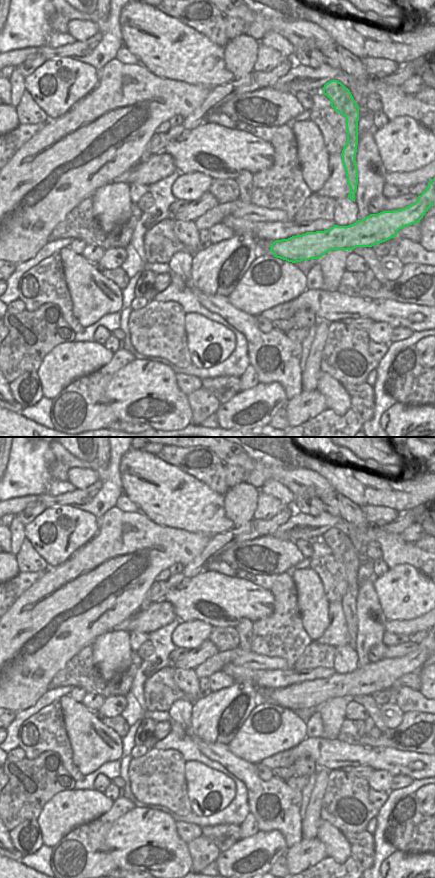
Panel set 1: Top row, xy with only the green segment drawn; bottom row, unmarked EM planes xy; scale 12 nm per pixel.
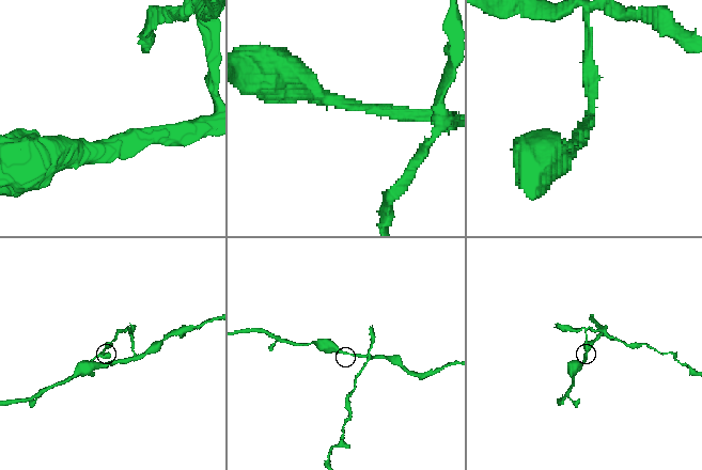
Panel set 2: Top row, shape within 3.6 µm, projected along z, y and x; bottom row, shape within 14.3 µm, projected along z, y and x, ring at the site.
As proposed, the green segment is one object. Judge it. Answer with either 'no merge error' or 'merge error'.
merge error

